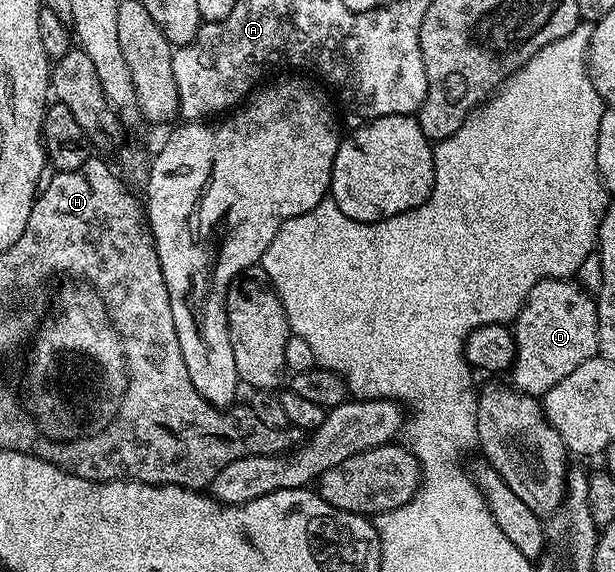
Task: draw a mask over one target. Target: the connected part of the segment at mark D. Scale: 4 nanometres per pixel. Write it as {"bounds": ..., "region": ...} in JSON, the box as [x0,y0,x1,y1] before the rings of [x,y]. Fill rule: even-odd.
{"bounds":[510,278,598,396],"region":[[[571,278],[539,279],[530,289],[524,307],[514,320],[516,356],[510,366],[511,386],[528,395],[543,396],[562,377],[574,373],[587,359],[597,358],[598,313],[596,300],[587,295]]]}

